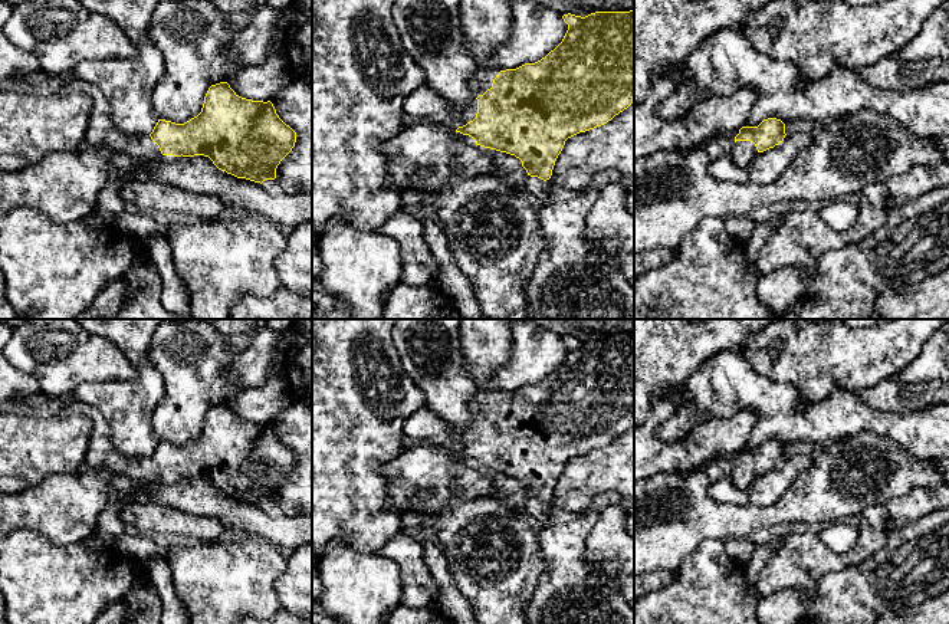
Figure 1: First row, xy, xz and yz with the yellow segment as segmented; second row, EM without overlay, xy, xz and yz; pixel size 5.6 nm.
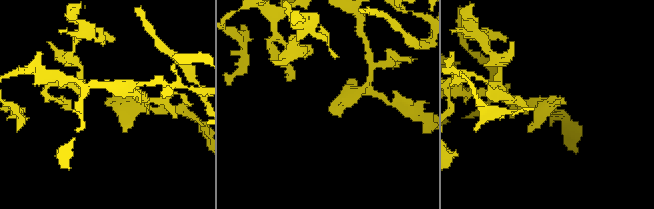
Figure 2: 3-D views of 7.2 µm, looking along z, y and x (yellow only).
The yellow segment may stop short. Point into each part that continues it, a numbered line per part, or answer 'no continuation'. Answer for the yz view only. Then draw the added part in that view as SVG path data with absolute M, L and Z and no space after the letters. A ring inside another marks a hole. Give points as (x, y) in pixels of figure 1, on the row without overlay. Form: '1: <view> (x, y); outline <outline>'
1: yz (741, 475); outline M720 459L709 462L705 473L710 483L720 479L729 479L738 489L746 492L752 480L758 476L755 466L751 463L728 464Z

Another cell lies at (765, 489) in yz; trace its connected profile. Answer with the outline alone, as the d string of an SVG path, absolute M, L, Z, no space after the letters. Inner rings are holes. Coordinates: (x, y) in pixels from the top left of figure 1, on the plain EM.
M795 453L784 463L764 474L758 474L748 487L748 502L755 506L776 503L791 487L797 476L811 467L814 454Z

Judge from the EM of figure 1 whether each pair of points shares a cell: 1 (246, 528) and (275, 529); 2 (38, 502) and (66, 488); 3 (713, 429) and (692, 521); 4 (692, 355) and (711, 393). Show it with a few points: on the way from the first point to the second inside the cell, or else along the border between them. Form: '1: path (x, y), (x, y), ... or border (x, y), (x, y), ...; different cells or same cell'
1: path (253, 528), (268, 528); same cell
2: path (45, 502), (52, 502), (59, 495); same cell
3: border (696, 468), (663, 472); different cells
4: border (729, 351), (712, 355), (688, 383); different cells

